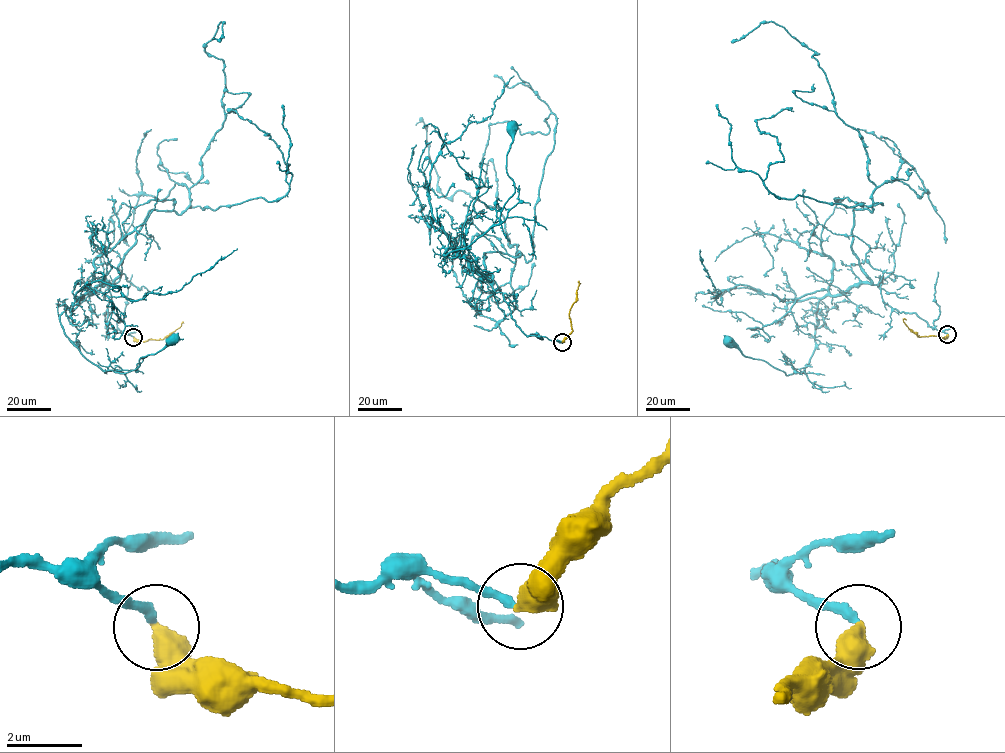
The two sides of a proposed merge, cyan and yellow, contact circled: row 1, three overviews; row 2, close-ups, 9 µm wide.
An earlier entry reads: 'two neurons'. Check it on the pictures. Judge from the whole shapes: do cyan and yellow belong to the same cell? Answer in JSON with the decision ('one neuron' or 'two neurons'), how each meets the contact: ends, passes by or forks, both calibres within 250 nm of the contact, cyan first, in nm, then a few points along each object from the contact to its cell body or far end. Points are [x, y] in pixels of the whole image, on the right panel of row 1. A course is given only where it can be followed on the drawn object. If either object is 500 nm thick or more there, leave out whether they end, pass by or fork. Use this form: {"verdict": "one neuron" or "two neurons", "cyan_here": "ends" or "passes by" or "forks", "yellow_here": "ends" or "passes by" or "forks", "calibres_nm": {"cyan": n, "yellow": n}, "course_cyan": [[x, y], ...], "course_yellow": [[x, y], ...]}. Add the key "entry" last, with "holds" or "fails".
{"verdict": "one neuron", "calibres_nm": {"cyan": 220, "yellow": 600}, "course_cyan": [[947, 334], [886, 304], [868, 283], [820, 300], [804, 373], [786, 375], [728, 339]], "course_yellow": [[947, 334], [943, 338], [919, 337], [903, 321], [906, 319]], "entry": "fails"}

